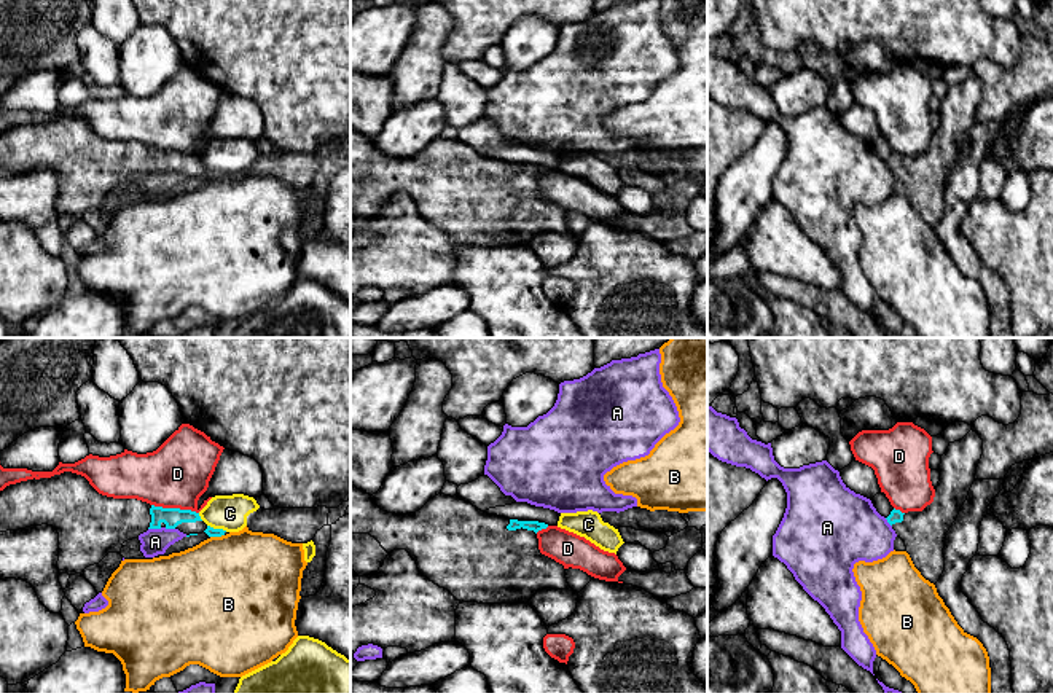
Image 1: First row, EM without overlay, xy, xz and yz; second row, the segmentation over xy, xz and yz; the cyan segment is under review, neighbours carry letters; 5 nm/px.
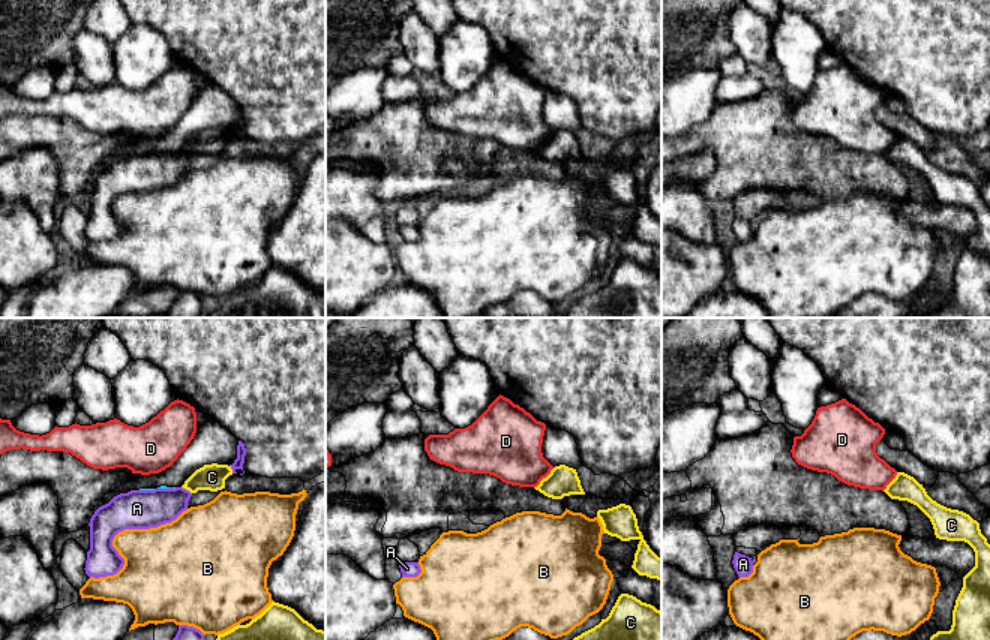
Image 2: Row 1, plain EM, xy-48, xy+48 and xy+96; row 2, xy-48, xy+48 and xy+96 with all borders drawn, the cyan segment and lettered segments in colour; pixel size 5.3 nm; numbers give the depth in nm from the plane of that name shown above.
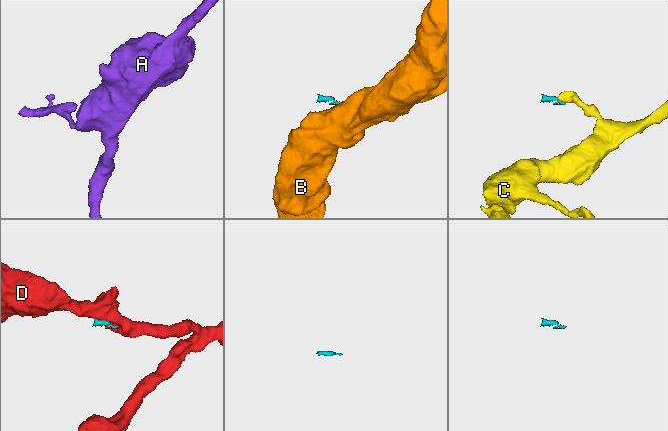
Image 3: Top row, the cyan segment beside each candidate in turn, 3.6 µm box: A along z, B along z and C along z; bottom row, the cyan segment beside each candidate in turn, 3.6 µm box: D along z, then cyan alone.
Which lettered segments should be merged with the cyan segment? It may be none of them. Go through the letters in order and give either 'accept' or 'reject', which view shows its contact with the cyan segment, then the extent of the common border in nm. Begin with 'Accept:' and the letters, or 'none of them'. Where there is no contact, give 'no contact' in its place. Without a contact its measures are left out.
Accept: none of them
A: reject | xy | 70 nm
B: reject | xy | 70 nm
C: reject | xy | 110 nm
D: reject | xy | 240 nm

